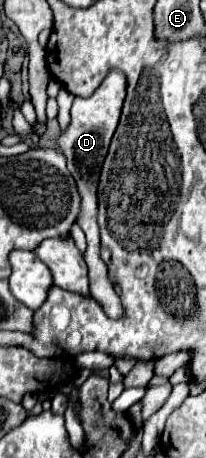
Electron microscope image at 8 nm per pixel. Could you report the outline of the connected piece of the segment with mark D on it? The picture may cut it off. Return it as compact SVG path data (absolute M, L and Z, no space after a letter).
M111 71L91 97L75 97L73 107L71 107L71 123L57 137L57 145L61 147L63 155L67 157L67 169L73 175L79 195L81 195L81 209L79 209L77 223L87 235L85 261L87 261L89 275L91 275L91 293L95 293L95 299L105 307L105 311L111 317L119 317L123 313L123 307L121 307L121 301L107 279L107 267L101 259L99 225L97 225L97 183L99 183L101 165L107 155L111 137L113 137L117 123L119 123L119 115L121 115L121 107L123 107L123 99L125 99L125 85L127 85L125 75L121 71Z

